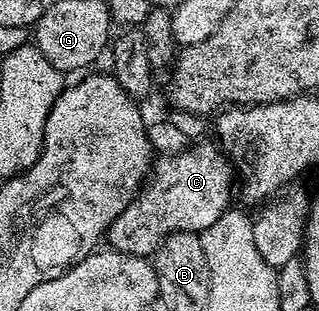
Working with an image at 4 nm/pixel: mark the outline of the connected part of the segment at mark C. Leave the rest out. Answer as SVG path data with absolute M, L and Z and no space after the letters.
M201 143L198 147L189 145L174 155L162 154L154 162L137 196L123 213L119 213L119 217L115 217L115 221L111 221L107 243L109 239L108 246L112 250L128 255L152 256L165 236L176 231L206 231L219 221L223 212L230 210L229 190L235 187L235 171L222 148L213 143Z

